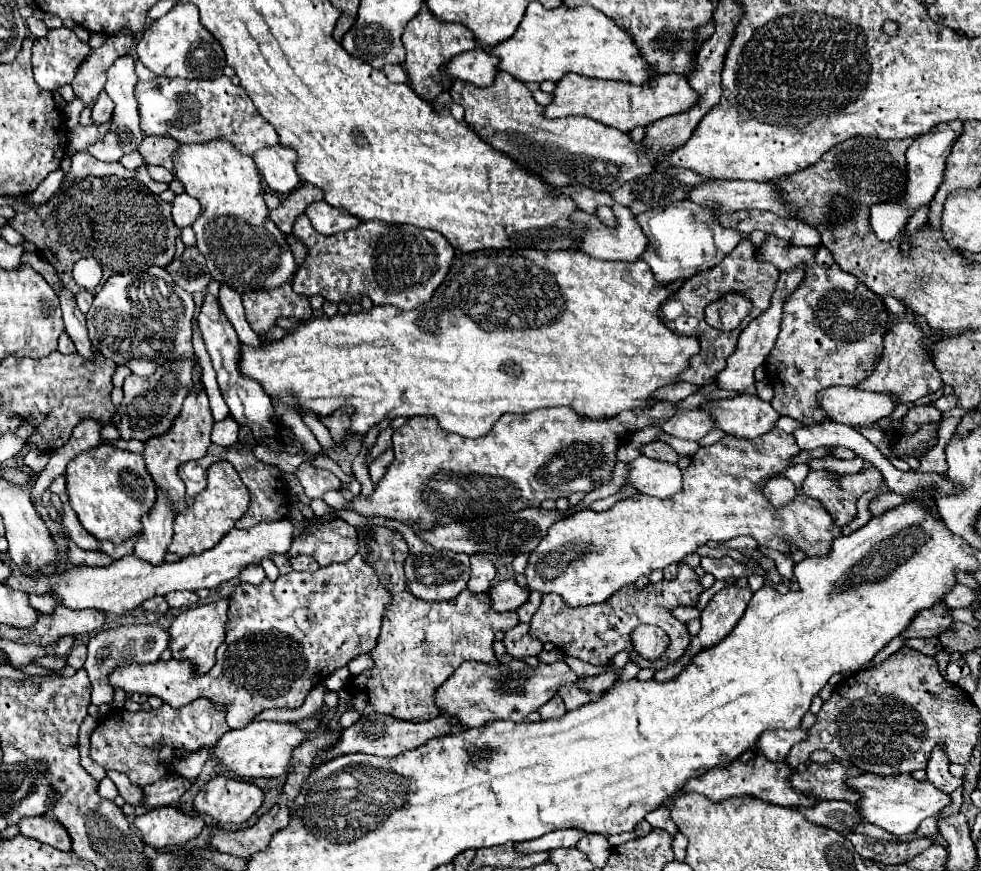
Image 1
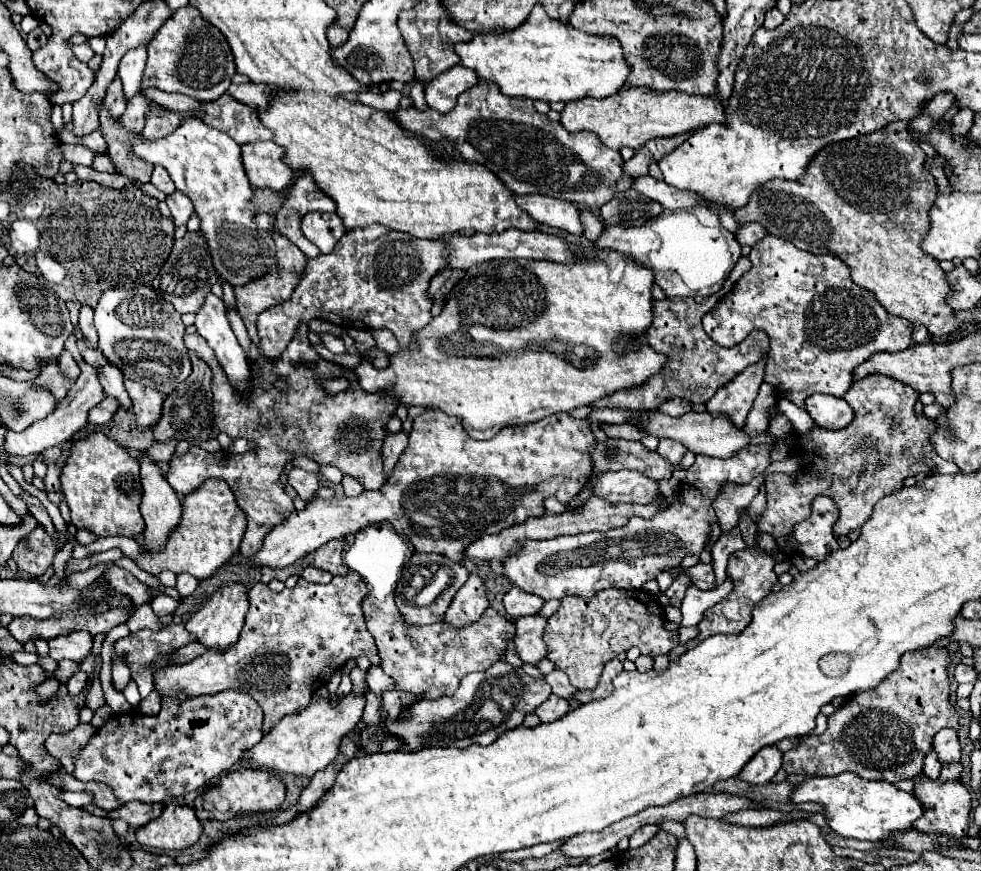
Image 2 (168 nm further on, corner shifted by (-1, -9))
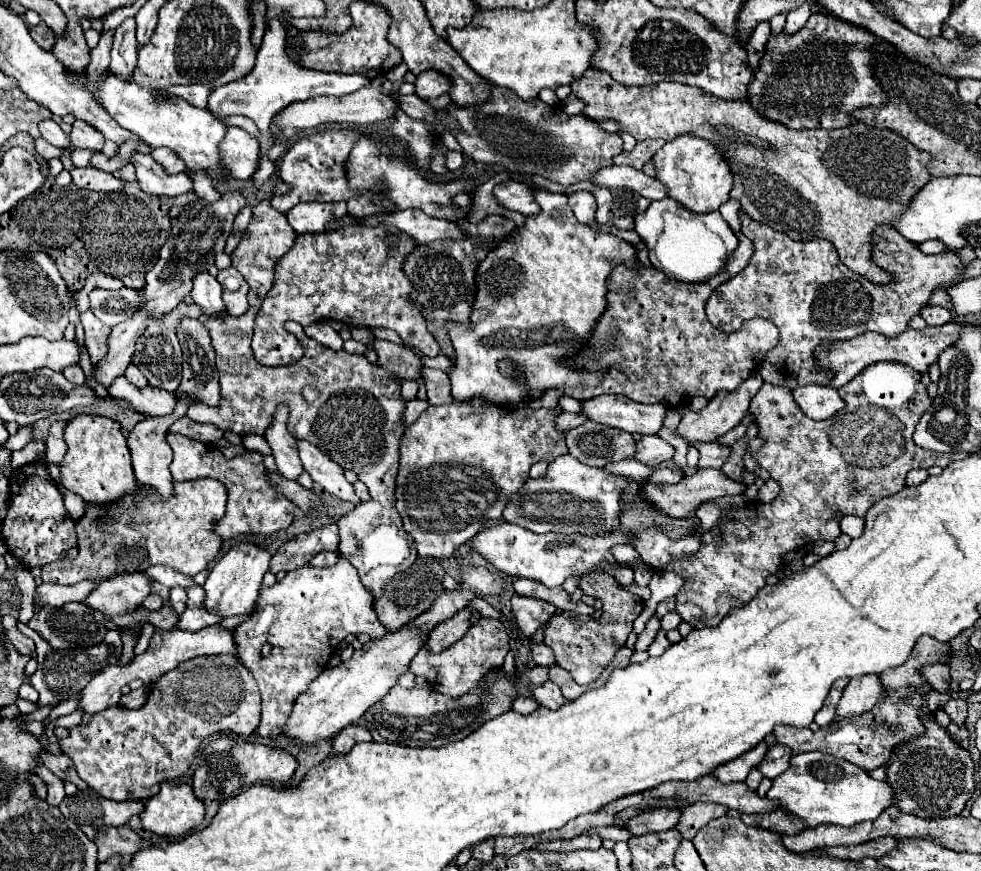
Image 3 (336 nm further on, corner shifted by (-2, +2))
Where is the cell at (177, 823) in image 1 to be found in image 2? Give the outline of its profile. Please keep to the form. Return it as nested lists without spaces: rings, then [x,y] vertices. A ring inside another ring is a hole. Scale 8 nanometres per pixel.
[[[167,803],[161,815],[137,829],[137,841],[149,849],[179,851],[197,843],[203,833],[203,823],[189,805]]]

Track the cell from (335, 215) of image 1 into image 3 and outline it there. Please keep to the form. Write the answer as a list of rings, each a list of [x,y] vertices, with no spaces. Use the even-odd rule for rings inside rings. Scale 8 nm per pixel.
[[[304,202],[296,204],[292,212],[286,214],[288,222],[298,234],[306,232],[324,232],[330,222],[336,222],[346,216],[346,202]]]

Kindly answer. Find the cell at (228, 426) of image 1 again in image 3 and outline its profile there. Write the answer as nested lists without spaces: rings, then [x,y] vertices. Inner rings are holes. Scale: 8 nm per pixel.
[[[296,440],[296,442],[298,442],[298,454],[304,464],[304,470],[312,476],[312,480],[320,484],[326,492],[358,506],[360,498],[354,494],[352,484],[346,482],[344,470],[336,462],[332,462],[328,456],[324,456],[324,452],[320,452],[310,442],[306,440]]]

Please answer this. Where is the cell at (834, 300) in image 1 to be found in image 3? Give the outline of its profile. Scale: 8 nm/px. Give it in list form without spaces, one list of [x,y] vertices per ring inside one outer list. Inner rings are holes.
[[[740,212],[740,218],[742,234],[752,240],[754,254],[740,274],[712,292],[706,306],[708,320],[726,334],[736,332],[748,318],[760,316],[772,320],[780,330],[780,342],[764,360],[794,374],[800,386],[830,384],[832,380],[832,370],[818,366],[816,348],[830,348],[832,342],[844,342],[870,330],[888,338],[900,336],[908,328],[908,322],[920,314],[936,288],[944,286],[948,290],[964,278],[964,264],[956,252],[946,250],[928,256],[892,226],[880,226],[872,234],[872,260],[894,274],[892,284],[878,286],[846,268],[836,256],[836,248],[824,240],[796,242],[784,232],[750,220],[744,212]]]

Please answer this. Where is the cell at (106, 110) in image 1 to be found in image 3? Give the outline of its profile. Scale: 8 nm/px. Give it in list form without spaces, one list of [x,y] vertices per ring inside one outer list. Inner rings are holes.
[[[126,18],[114,32],[114,46],[112,46],[112,62],[110,72],[120,76],[122,80],[132,80],[132,70],[136,66],[136,22],[134,18]]]

